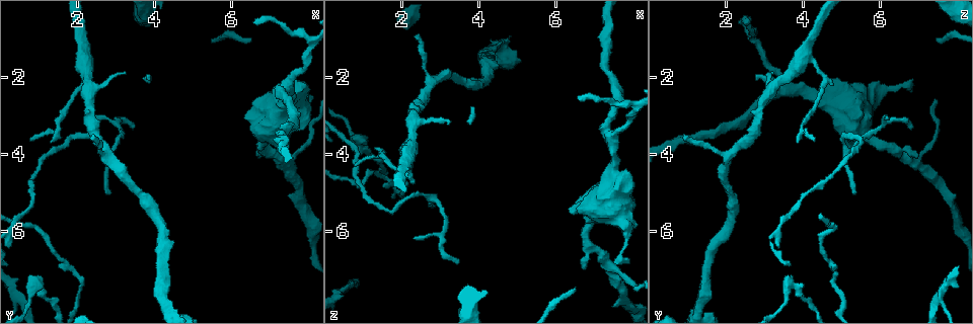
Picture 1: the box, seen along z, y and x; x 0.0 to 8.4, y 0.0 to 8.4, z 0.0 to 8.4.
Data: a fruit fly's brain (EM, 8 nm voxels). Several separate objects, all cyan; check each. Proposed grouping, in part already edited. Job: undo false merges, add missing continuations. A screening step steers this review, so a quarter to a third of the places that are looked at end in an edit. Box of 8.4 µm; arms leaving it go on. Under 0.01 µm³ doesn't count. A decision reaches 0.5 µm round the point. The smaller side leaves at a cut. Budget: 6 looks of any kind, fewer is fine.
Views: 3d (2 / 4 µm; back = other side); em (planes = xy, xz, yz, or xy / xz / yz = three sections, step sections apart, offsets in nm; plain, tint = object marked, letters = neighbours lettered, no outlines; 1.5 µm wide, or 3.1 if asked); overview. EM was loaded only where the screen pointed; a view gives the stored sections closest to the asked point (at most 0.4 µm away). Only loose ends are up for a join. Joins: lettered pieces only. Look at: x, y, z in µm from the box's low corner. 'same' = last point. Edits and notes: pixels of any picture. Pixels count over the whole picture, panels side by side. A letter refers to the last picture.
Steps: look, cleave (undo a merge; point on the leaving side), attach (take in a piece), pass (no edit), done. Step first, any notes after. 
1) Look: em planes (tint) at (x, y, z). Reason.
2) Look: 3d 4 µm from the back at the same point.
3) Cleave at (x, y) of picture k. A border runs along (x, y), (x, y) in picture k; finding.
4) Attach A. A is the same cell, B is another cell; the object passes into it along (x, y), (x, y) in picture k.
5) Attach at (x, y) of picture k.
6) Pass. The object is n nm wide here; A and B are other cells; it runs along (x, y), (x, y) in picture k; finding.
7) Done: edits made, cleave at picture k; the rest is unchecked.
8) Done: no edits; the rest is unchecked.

Look: 3d 4 µm at (7.90, 0.95, 2.65). Three-way junction.

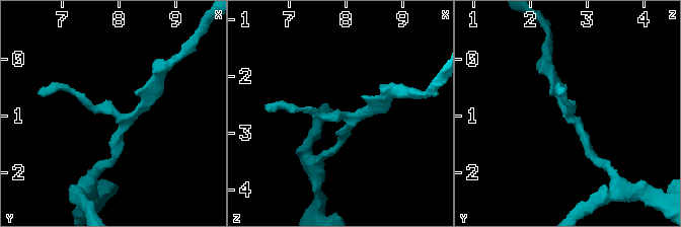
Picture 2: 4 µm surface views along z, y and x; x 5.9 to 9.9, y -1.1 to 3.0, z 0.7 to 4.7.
Look: em planes (letters) at (7.90, 0.95, 2.65). 3 arms meet here.

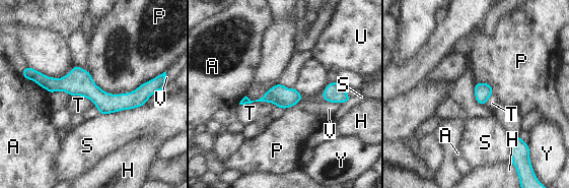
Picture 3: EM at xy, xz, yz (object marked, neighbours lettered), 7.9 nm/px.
Pass. The object is 140 nm wide here; A, H, P, S, T, U, V and Y are other cells; it runs along (32, 75), (102, 101), (151, 88) in picture 3; one neuron here.

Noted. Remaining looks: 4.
Look: 3d 2 µm at (0.95, 7.40, 3.60). Arms part here.

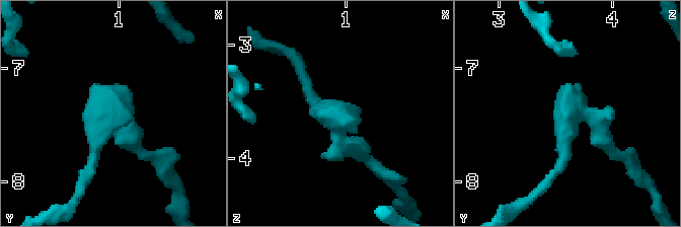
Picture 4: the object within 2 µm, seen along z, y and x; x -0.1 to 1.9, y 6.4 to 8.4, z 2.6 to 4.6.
Look: em planes (tint) at (0.94, 7.38, 3.62). Need the tissue.

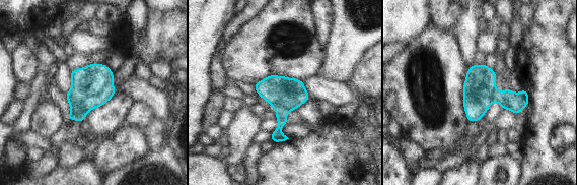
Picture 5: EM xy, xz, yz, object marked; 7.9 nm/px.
Look: em planes (letters) at the same point.

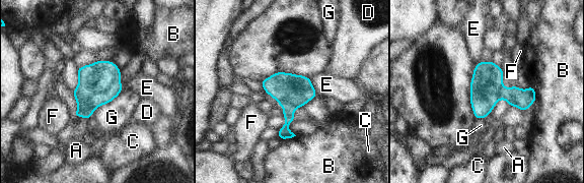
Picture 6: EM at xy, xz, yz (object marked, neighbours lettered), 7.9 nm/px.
Cleave at (287, 88) of picture 6. The object is 260 nm wide here; A, B, C, D, E, F and G are other cells; a border runs along (283, 106), (294, 106), (296, 108) in picture 6; a second neuron is stuck on.

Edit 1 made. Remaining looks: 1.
Done: edits made, cleave at picture 6; the rest is unchecked.

